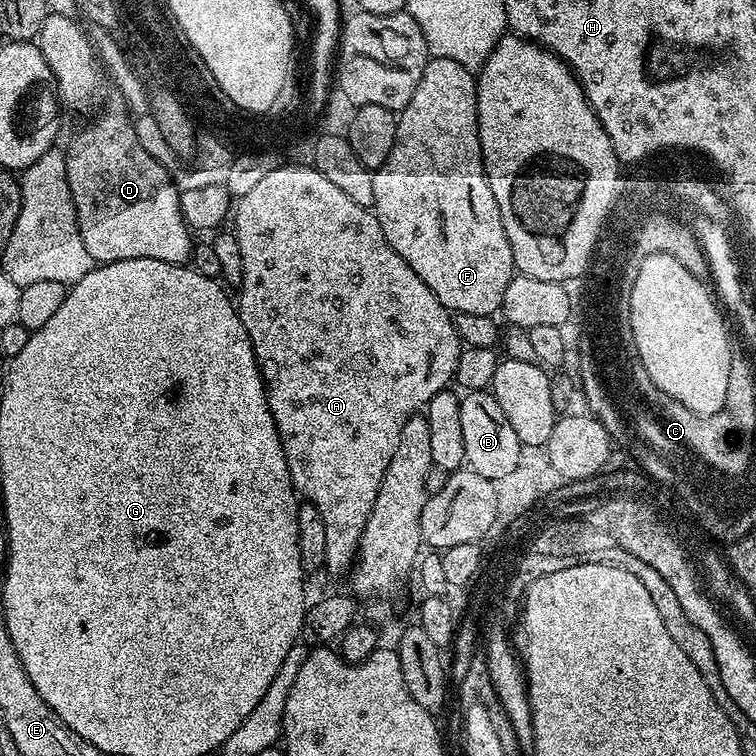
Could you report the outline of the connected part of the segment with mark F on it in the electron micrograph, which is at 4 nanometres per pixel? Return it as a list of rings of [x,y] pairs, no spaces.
[[[434,56],[429,59],[426,70],[422,70],[418,90],[414,90],[410,102],[406,102],[404,109],[398,113],[394,146],[384,165],[373,171],[372,181],[374,182],[372,208],[382,226],[382,234],[386,234],[386,242],[404,259],[406,266],[410,266],[410,270],[414,270],[414,274],[418,274],[418,278],[422,278],[422,282],[426,282],[426,286],[430,286],[430,290],[438,298],[438,302],[442,302],[442,306],[452,314],[461,312],[462,314],[482,314],[495,317],[502,309],[502,298],[506,298],[506,286],[510,286],[512,281],[514,265],[510,242],[506,238],[506,230],[502,226],[502,214],[498,210],[498,202],[494,202],[494,190],[490,190],[490,182],[484,173],[484,159],[480,153],[480,139],[478,138],[476,76],[473,69],[462,66],[462,62],[454,62],[454,58]]]

